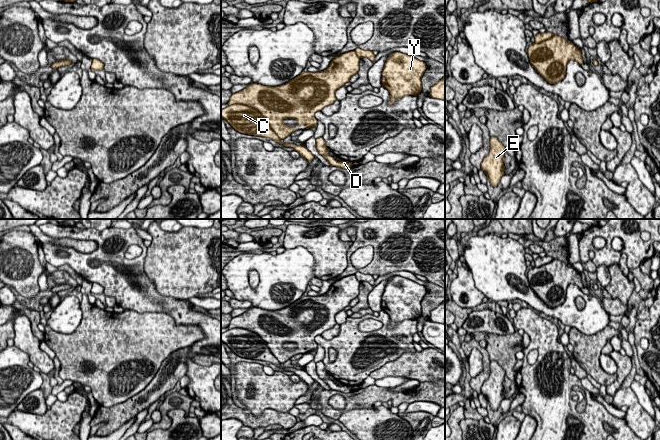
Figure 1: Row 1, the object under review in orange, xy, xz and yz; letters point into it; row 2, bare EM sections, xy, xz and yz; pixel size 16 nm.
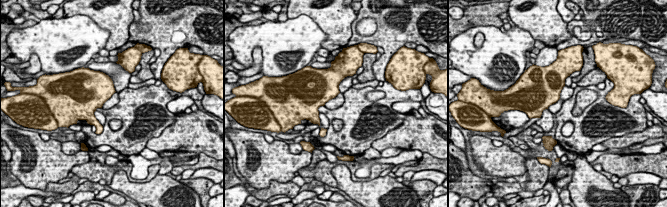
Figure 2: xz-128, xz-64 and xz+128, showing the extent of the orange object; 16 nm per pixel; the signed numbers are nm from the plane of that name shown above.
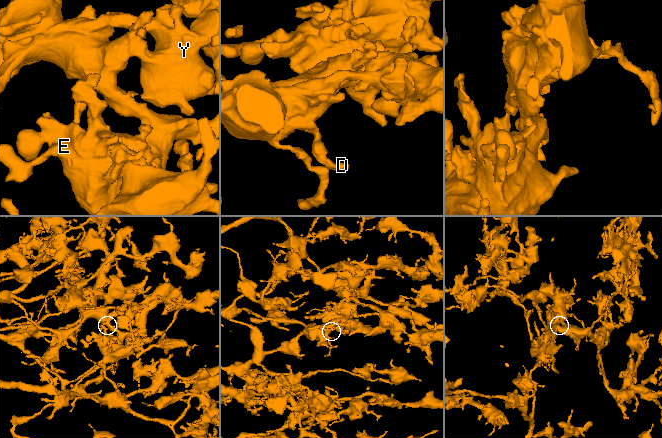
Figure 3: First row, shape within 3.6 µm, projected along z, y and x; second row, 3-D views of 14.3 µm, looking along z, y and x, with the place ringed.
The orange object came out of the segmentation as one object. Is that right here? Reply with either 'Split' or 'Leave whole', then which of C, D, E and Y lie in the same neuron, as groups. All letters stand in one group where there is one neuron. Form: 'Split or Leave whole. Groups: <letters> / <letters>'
Split. Groups: C Y / D E

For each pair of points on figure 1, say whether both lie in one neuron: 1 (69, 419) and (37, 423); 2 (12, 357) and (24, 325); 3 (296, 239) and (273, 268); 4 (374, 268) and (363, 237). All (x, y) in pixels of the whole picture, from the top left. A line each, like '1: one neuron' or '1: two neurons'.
1: one neuron
2: two neurons
3: two neurons
4: one neuron

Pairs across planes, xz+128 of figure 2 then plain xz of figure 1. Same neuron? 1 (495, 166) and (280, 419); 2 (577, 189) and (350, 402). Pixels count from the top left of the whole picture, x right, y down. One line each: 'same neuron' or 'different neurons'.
1: different neurons
2: different neurons

